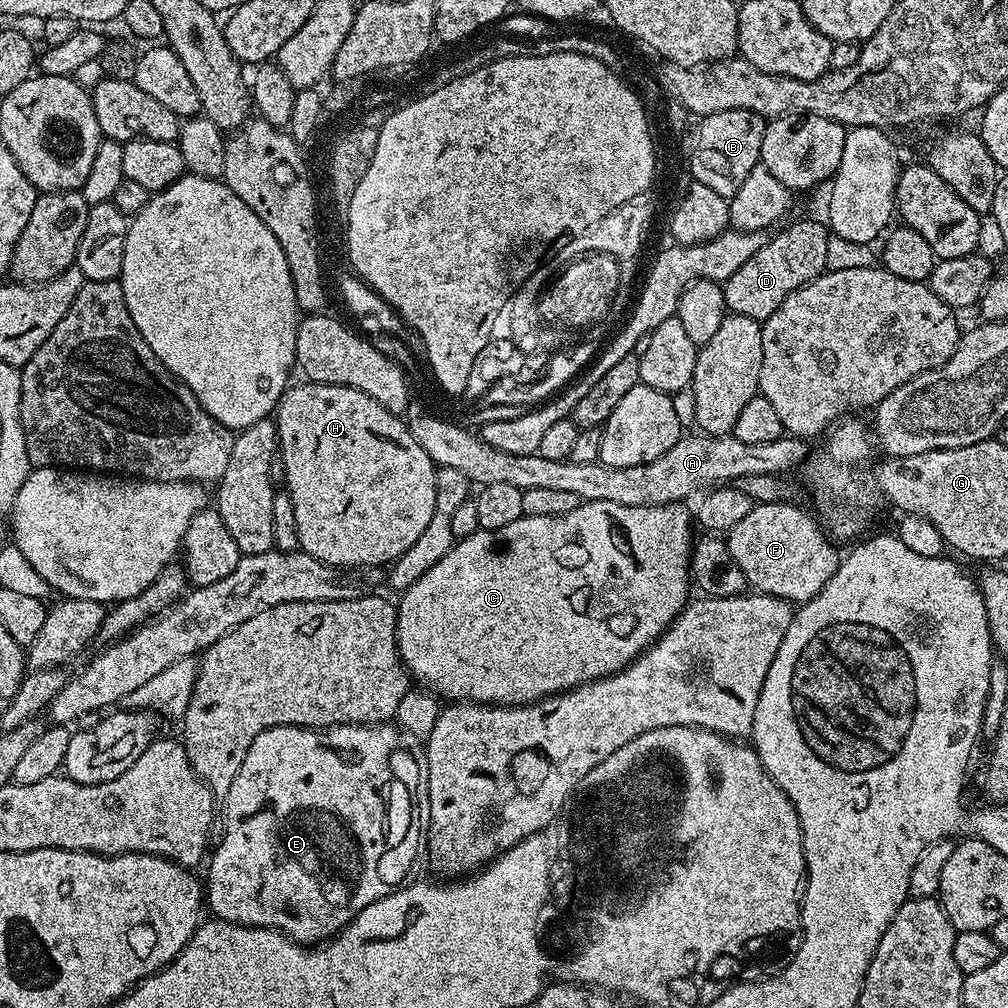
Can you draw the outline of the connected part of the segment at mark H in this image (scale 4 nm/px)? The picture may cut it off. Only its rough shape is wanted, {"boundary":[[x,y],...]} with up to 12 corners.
{"boundary":[[341,384],[274,419],[299,551],[391,565],[434,518],[407,423]]}

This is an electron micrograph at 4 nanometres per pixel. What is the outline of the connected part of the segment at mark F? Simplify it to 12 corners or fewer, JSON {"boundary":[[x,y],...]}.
{"boundary":[[753,503],[726,533],[749,589],[799,606],[838,570],[806,509]]}

